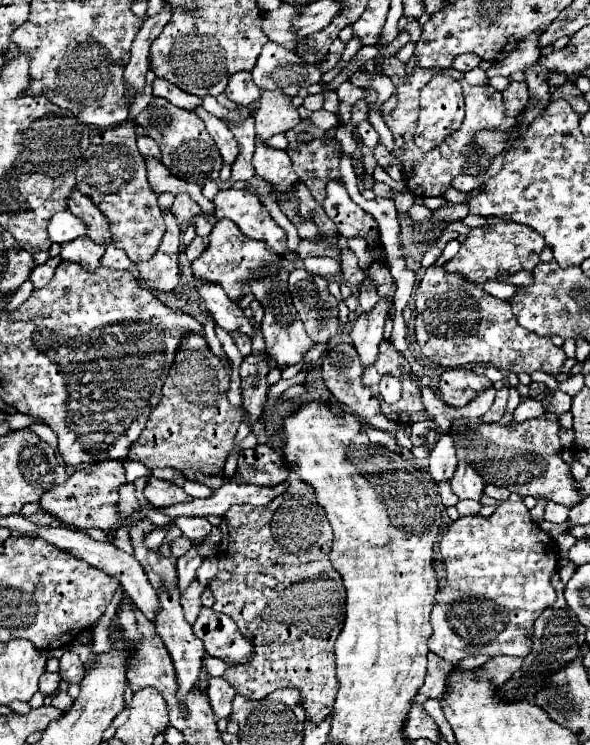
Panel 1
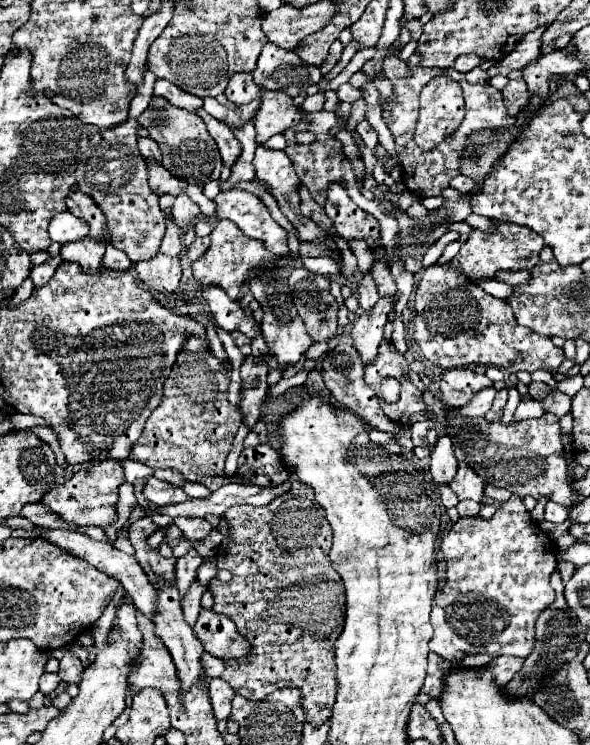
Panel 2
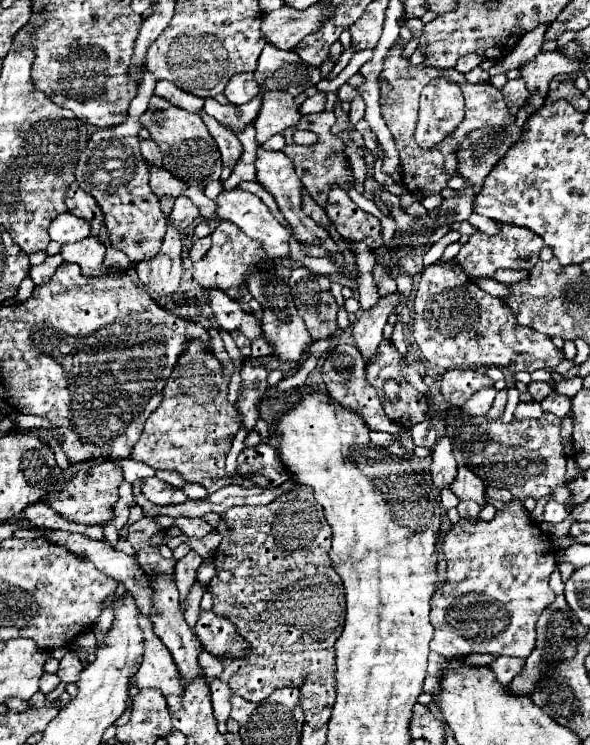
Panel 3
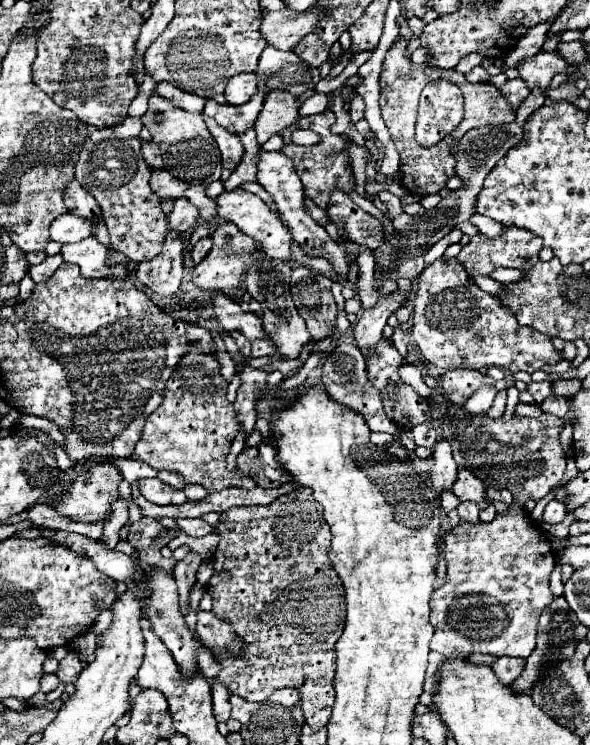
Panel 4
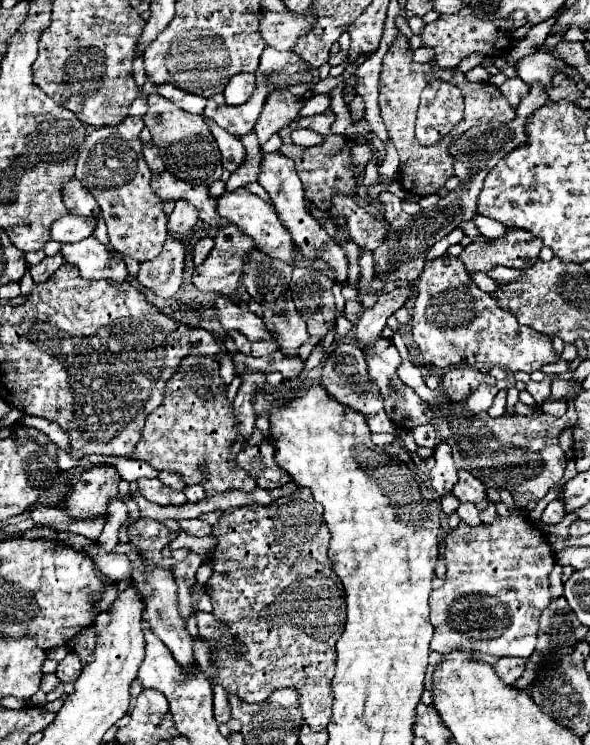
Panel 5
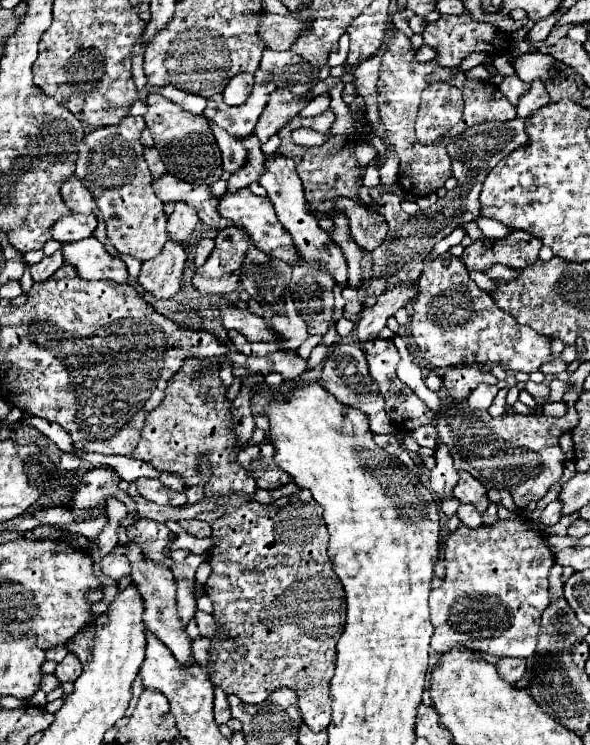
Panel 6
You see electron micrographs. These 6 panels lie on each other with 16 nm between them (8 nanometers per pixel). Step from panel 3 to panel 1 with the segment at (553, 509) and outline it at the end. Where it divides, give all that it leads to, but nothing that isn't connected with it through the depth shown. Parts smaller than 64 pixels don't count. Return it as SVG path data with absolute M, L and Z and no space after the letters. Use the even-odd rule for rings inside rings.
M548 502L546 504L546 512L544 512L544 520L548 522L556 522L556 524L562 524L566 518L568 518L568 508L564 506L558 506L556 502Z

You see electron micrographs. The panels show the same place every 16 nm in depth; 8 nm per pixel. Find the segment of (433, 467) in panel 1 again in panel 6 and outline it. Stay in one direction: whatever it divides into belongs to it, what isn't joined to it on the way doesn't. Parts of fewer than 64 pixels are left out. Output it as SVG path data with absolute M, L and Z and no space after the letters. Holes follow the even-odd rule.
M446 444L436 446L434 458L436 458L436 466L430 472L430 484L432 484L432 490L438 494L438 498L446 498L452 494L452 488L458 482L458 472L454 468L454 460Z

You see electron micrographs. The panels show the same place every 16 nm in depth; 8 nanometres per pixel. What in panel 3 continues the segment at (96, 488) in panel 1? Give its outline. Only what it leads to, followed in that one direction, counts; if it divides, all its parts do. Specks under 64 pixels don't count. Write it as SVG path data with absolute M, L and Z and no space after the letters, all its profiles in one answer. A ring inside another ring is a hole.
M104 460L100 464L92 464L86 470L80 470L72 480L68 480L60 490L50 492L44 498L44 504L58 512L68 522L76 524L98 524L106 526L114 520L114 504L118 502L118 486L124 482L122 468L114 460Z

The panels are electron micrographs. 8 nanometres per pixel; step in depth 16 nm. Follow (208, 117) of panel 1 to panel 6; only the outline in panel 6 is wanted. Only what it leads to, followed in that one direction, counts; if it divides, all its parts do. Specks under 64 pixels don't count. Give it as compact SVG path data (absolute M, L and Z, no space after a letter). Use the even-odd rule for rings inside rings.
M208 120L208 124L210 124L210 130L212 130L212 134L220 146L224 170L234 174L246 160L246 150L242 146L242 142L236 140L234 136L228 136L222 128L216 128L216 124L212 124L212 120Z

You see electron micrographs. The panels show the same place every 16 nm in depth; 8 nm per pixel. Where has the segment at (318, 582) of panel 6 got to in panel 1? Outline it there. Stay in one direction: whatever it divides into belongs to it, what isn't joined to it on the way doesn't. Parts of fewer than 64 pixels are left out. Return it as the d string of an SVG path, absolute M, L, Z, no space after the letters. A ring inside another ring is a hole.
M290 466L290 488L276 496L266 506L236 504L224 516L218 526L222 542L218 546L218 568L228 572L228 580L212 580L208 588L214 594L214 610L228 614L240 628L240 632L254 644L254 656L248 664L230 664L224 680L230 682L238 694L260 700L276 688L296 688L302 694L302 706L308 720L324 720L332 712L338 692L336 664L334 664L334 640L340 634L344 622L346 590L342 576L330 564L332 528L326 520L324 508L316 502L310 484L298 478L294 466Z

